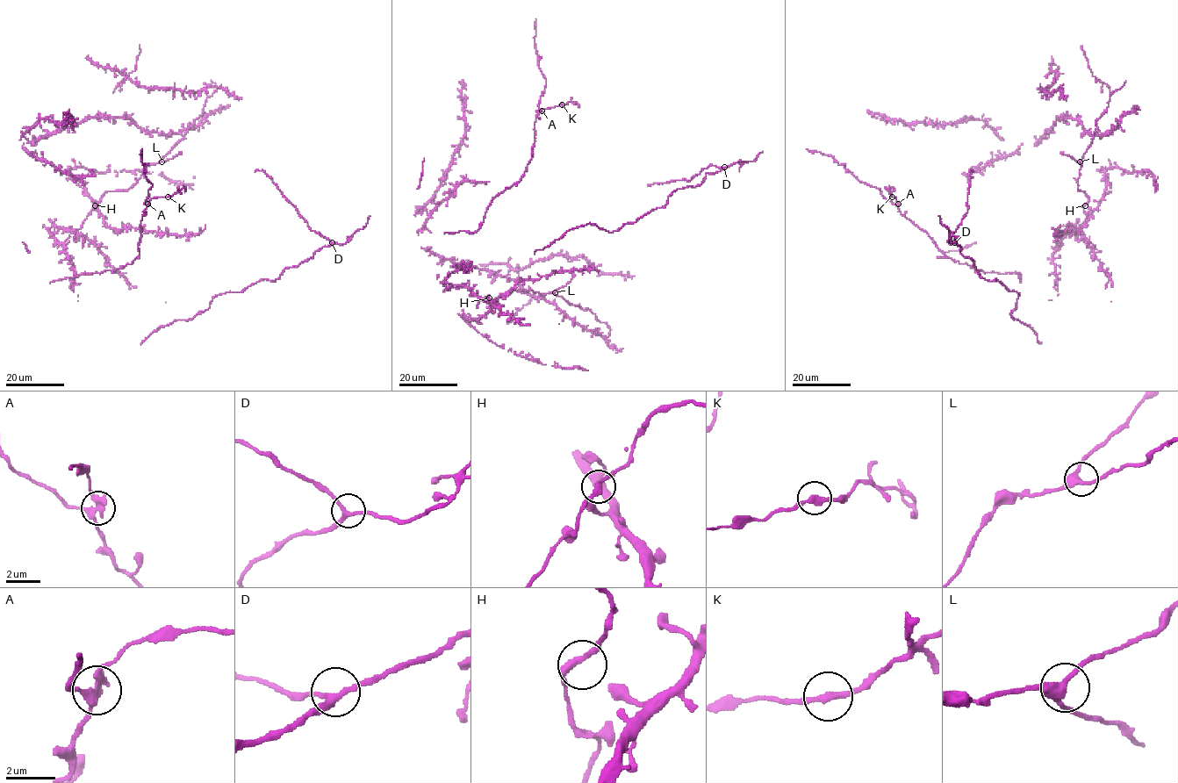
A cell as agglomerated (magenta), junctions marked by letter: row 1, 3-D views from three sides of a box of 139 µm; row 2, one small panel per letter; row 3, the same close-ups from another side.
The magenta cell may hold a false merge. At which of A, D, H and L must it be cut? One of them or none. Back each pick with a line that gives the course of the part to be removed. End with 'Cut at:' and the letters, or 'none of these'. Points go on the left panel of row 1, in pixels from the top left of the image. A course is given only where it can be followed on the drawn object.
A: foreign part runs (147, 204), (154, 197), (172, 196), (185, 188), (185, 191)
Cut at: A

